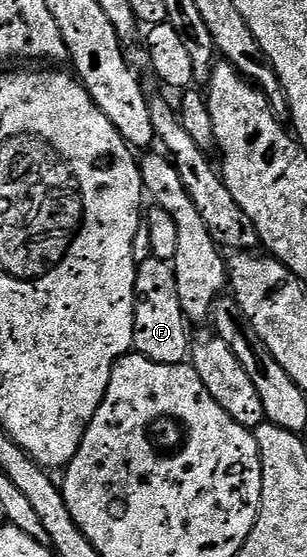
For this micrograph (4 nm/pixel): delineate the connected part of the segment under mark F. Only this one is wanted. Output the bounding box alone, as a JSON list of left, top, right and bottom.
[134,258,193,363]

